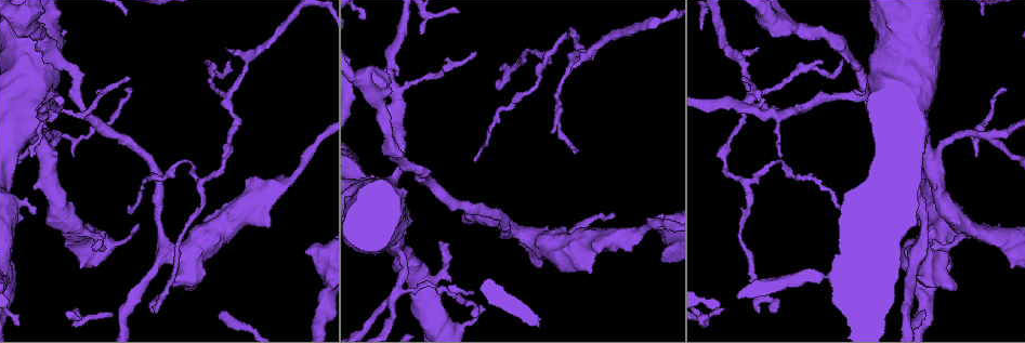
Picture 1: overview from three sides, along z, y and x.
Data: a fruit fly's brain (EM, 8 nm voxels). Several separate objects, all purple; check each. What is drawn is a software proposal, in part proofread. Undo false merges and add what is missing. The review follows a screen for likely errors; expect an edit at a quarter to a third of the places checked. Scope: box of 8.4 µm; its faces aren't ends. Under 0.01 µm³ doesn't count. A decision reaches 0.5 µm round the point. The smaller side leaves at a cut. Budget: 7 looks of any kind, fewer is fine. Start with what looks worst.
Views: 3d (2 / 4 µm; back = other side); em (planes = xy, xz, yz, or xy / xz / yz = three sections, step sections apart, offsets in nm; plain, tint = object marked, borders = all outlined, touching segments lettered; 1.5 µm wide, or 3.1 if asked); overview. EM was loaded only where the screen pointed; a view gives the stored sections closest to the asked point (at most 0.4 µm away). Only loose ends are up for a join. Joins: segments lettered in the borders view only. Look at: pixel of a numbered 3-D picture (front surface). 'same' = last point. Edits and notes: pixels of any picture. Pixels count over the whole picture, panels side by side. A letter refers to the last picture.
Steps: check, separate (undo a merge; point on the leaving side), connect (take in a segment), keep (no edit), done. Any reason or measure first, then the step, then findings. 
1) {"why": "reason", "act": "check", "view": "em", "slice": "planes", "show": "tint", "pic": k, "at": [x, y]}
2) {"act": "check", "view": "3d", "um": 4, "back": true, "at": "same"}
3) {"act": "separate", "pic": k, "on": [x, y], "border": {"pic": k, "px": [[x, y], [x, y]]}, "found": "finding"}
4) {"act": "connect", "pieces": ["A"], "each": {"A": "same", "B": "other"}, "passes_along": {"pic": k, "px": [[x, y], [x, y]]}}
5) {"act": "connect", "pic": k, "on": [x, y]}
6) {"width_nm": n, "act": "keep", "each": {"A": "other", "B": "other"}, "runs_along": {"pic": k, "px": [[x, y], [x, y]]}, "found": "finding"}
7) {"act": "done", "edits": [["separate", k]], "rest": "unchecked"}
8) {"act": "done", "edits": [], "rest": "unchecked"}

{"why": "sharp bend", "act": "check", "view": "3d", "um": 4, "back": true, "pic": 1, "at": [977, 135]}

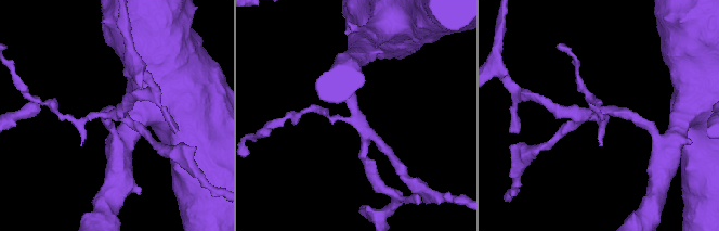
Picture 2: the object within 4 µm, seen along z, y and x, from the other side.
{"arms": 4, "act": "check", "view": "em", "slice": "planes", "show": "borders", "pic": 2, "at": [358, 117]}

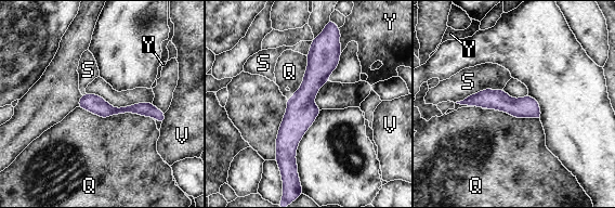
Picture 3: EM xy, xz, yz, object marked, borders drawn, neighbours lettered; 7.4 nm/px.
{"longest_contact_nm": ["Q", 550], "act": "keep", "each": {"Q": "other", "S": "other", "V": "other", "Y": "other"}, "found": "one neuron here"}

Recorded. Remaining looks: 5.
{"act": "check", "view": "em", "slice": "xy", "step": 8, "show": "borders", "pic": 1, "at": [924, 314]}

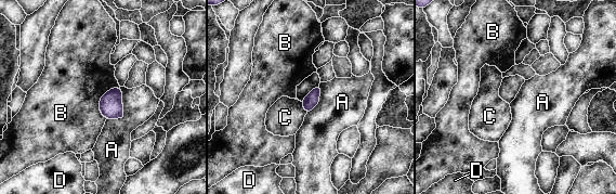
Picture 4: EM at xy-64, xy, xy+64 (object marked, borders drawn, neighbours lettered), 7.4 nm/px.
{"width_nm": 110, "act": "keep", "each": {"A": "other", "B": "other", "C": "other", "D": "other"}, "border": {"pic": 4, "px": [[120, 87], [125, 116], [106, 119]]}, "found": "no lettered segment goes on from it"}

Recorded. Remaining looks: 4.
{"why": "thin end", "act": "check", "view": "3d", "um": 2, "back": true, "pic": 1, "at": [127, 79]}

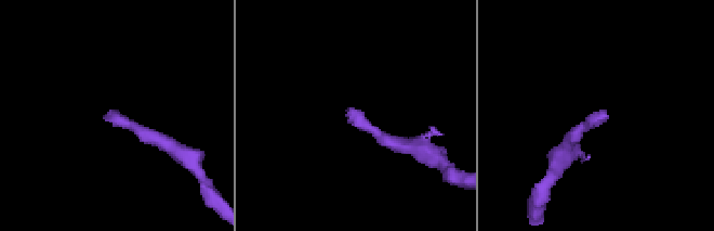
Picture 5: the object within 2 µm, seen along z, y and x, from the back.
{"why": "now the EM", "act": "check", "view": "em", "slice": "planes", "show": "tint", "pic": 5, "at": [348, 108]}

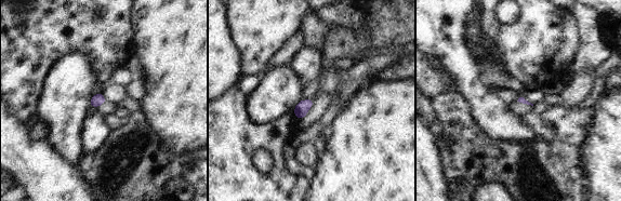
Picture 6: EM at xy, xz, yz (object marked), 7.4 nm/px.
{"why": "what lies round it", "act": "check", "view": "em", "slice": "planes", "show": "borders", "at": "same"}

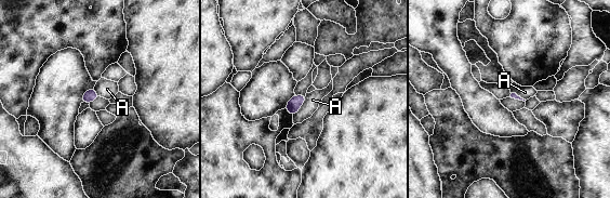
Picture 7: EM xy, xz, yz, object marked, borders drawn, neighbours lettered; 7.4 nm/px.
{"act": "keep", "each": {"A": "other"}, "found": "none of them fits"}

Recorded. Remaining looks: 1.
{"act": "done", "edits": [], "rest": "unchecked"}

